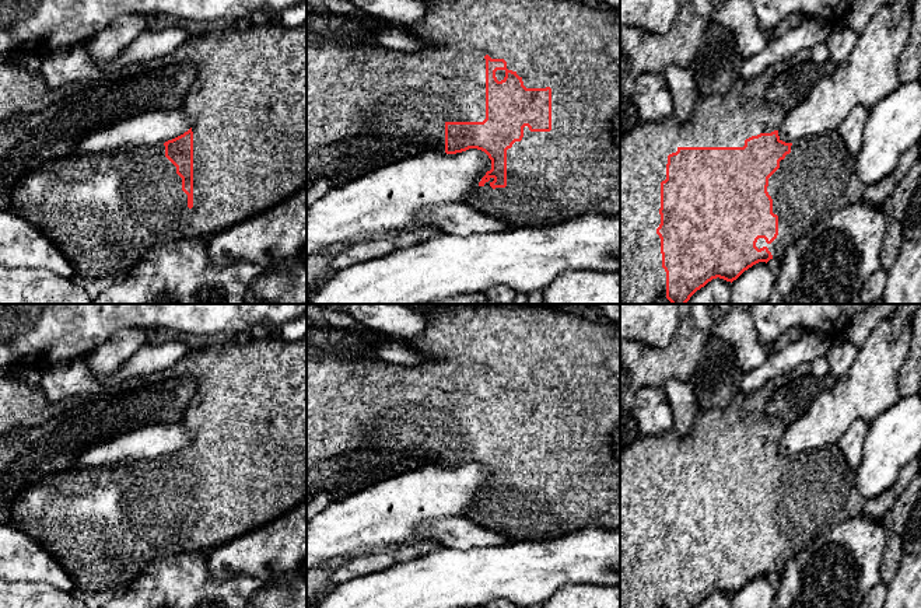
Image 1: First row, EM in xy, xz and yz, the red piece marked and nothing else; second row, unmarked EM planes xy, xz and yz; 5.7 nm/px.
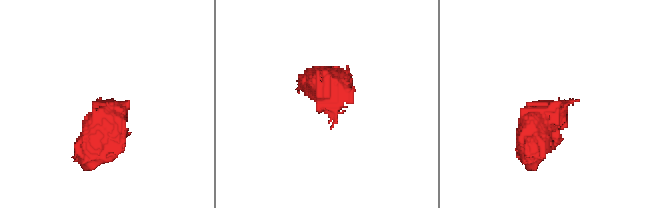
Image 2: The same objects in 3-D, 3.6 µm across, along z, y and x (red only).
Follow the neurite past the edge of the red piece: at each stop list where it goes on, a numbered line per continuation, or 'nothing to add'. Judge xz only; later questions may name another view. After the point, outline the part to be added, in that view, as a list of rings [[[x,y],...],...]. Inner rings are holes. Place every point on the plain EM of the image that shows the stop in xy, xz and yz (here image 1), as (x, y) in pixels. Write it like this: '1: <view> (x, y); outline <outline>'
1: xz (367, 420); outline [[[456,304],[456,305],[428,305],[420,308],[421,312],[427,318],[427,328],[424,332],[414,338],[402,339],[406,345],[414,349],[417,353],[426,357],[424,361],[414,364],[414,366],[400,366],[385,363],[378,359],[372,359],[368,356],[368,352],[374,347],[375,342],[381,338],[378,332],[371,333],[351,333],[342,329],[326,329],[326,328],[315,328],[307,326],[307,493],[311,496],[309,502],[307,503],[307,525],[308,523],[325,510],[330,503],[336,500],[347,499],[349,496],[361,492],[367,488],[371,488],[385,479],[402,475],[409,471],[423,469],[428,467],[445,467],[445,437],[447,436],[483,436],[486,433],[486,373],[484,370],[488,368],[491,373],[504,373],[507,375],[507,382],[515,385],[523,395],[526,402],[551,402],[551,444],[550,445],[530,445],[528,440],[523,441],[523,451],[521,455],[515,455],[511,462],[507,464],[507,500],[505,502],[495,502],[493,503],[490,497],[494,492],[490,492],[483,500],[476,500],[473,507],[466,513],[466,517],[473,521],[474,524],[491,530],[512,542],[519,541],[546,541],[554,539],[564,535],[568,535],[574,531],[586,527],[602,527],[610,530],[620,528],[620,461],[613,454],[613,438],[614,434],[620,430],[620,324],[610,321],[607,324],[595,324],[584,319],[582,317],[564,312],[560,310],[551,310],[546,307],[529,307],[529,305],[500,305],[500,304]]]

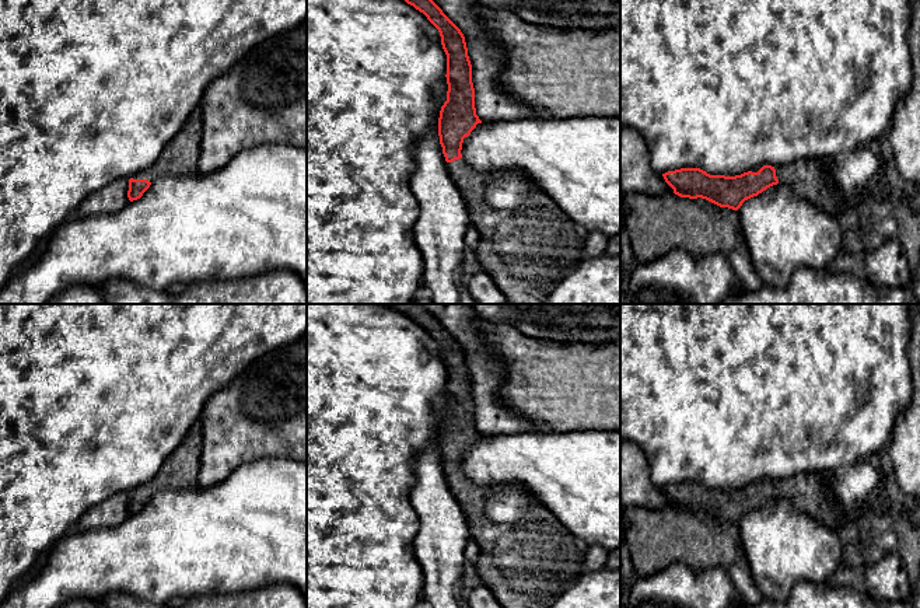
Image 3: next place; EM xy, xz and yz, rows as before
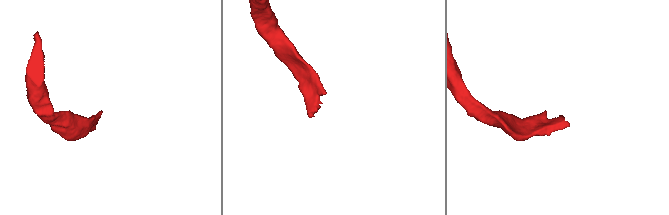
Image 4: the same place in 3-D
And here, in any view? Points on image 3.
1: xy (179, 471); outline [[[197,420],[186,433],[179,447],[162,462],[155,476],[133,493],[147,493],[151,497],[161,490],[199,489],[197,478],[202,457],[202,422]]]

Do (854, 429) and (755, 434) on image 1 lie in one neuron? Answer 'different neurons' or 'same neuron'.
different neurons

